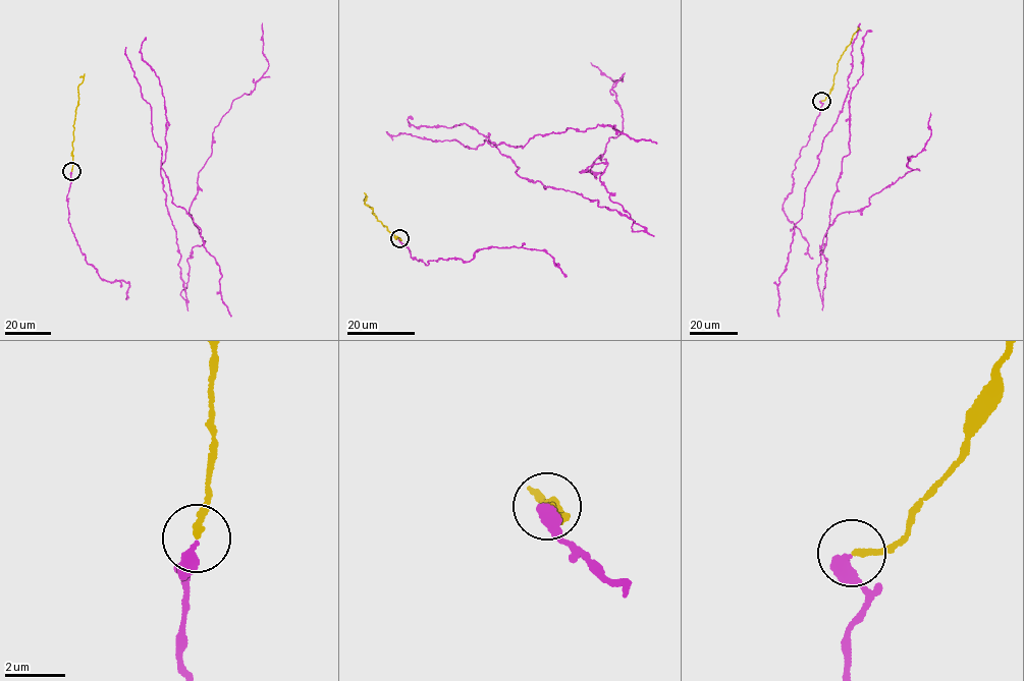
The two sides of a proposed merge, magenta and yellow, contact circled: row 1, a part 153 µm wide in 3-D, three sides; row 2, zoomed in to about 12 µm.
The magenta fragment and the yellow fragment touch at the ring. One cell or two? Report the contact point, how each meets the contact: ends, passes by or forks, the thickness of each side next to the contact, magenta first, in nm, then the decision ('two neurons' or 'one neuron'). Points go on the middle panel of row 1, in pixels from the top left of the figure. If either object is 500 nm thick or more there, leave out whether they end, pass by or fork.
(399, 238) | magenta ends | yellow ends | 360/220 nm | one neuron

